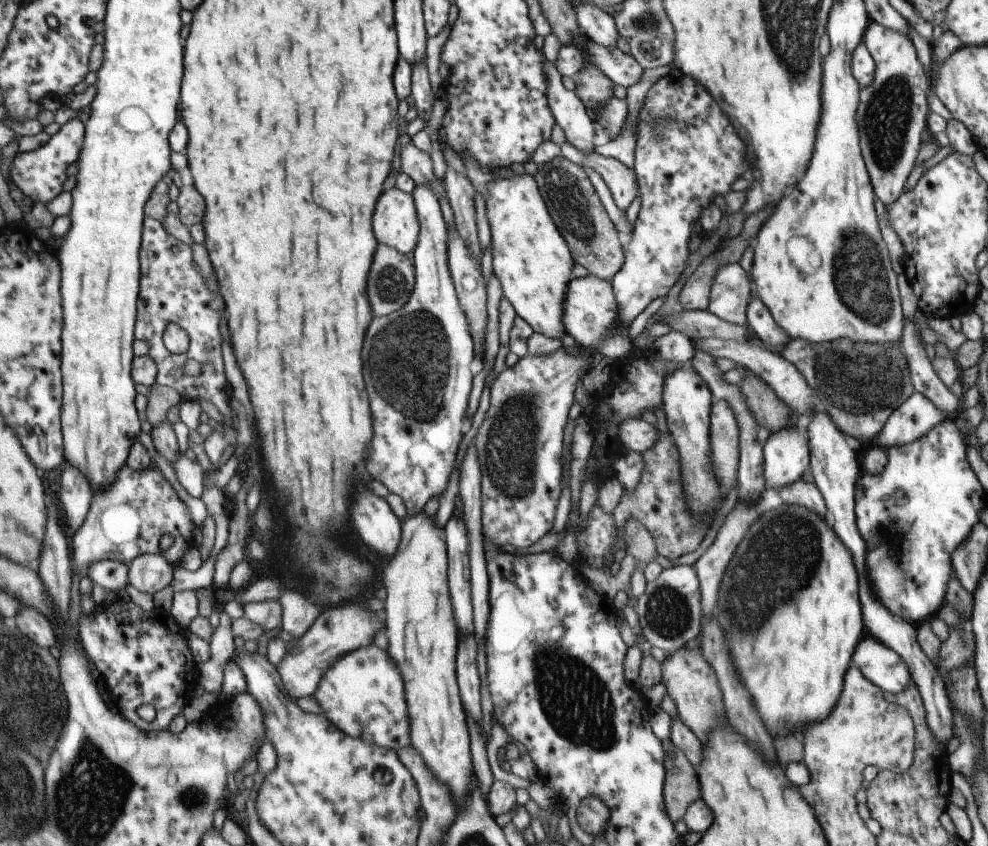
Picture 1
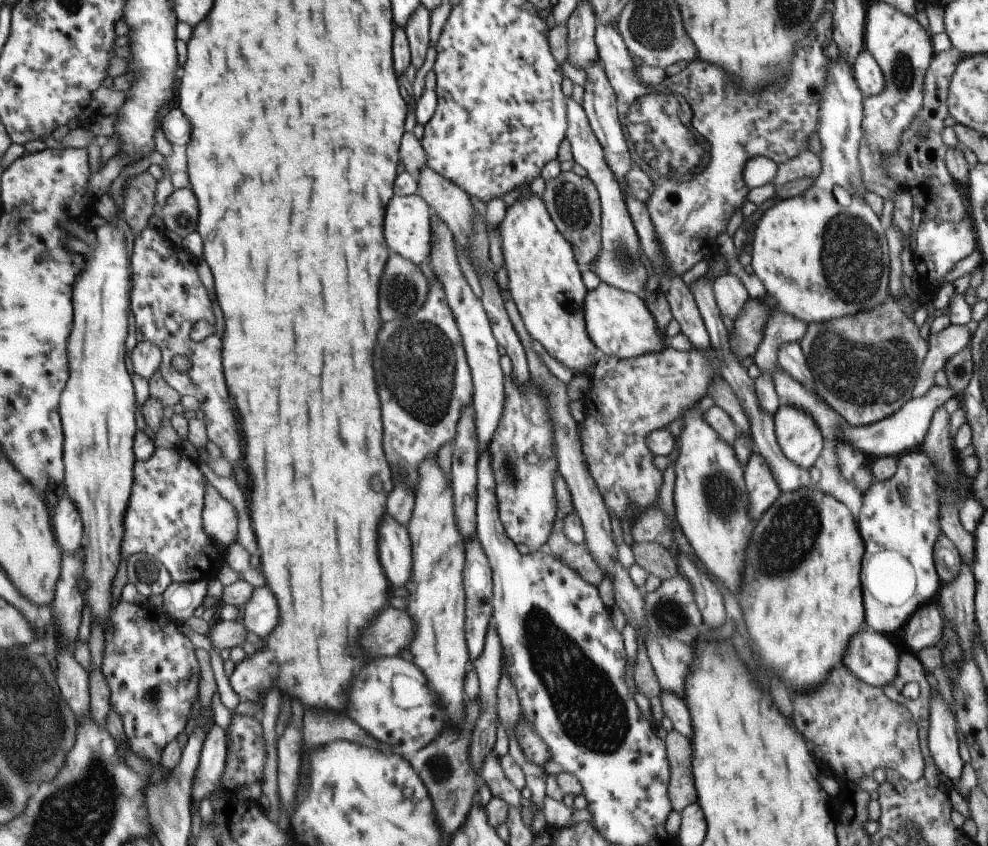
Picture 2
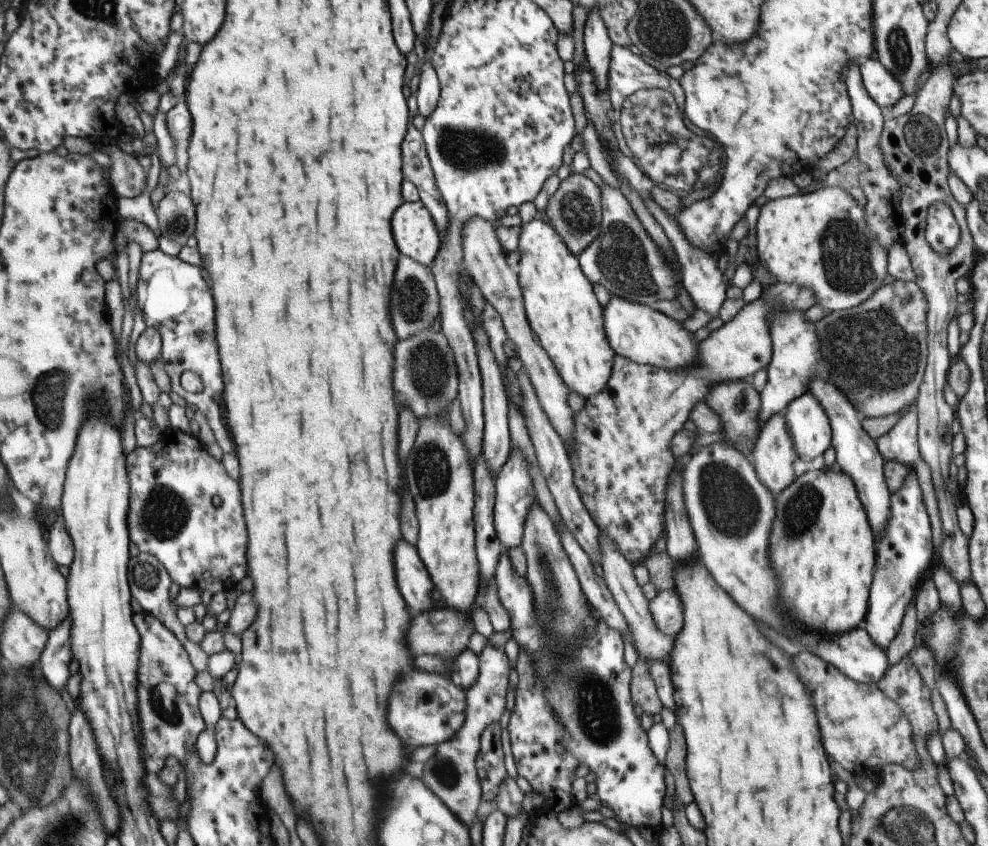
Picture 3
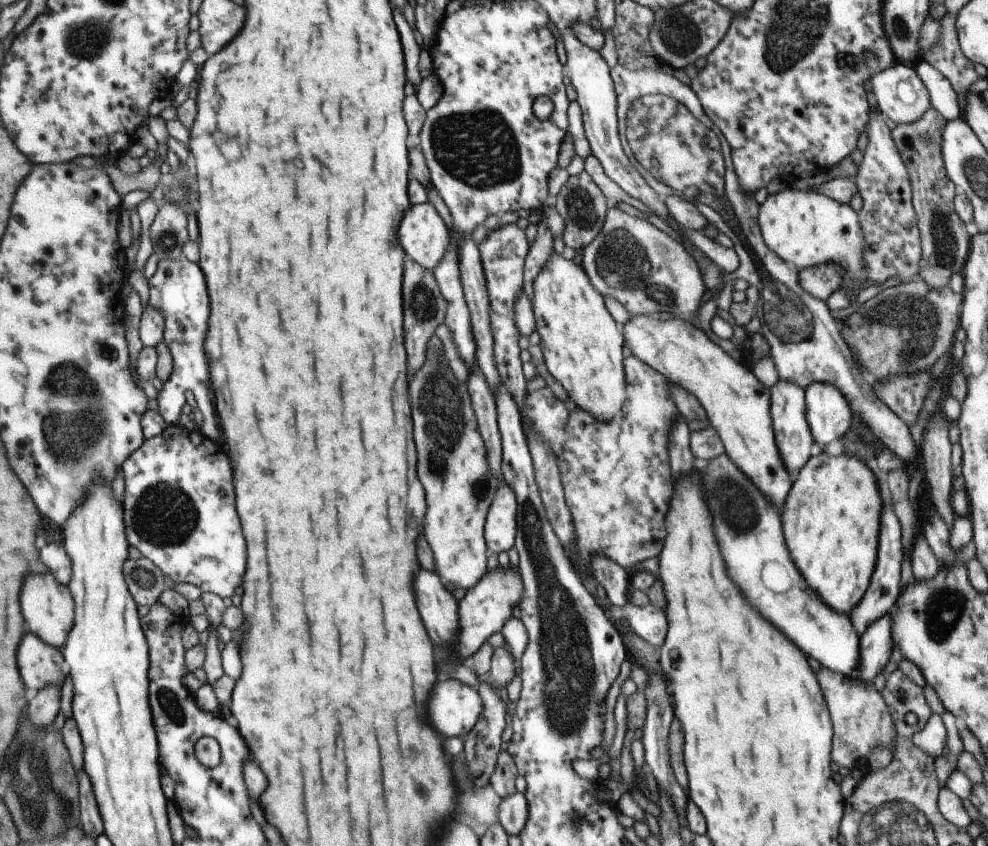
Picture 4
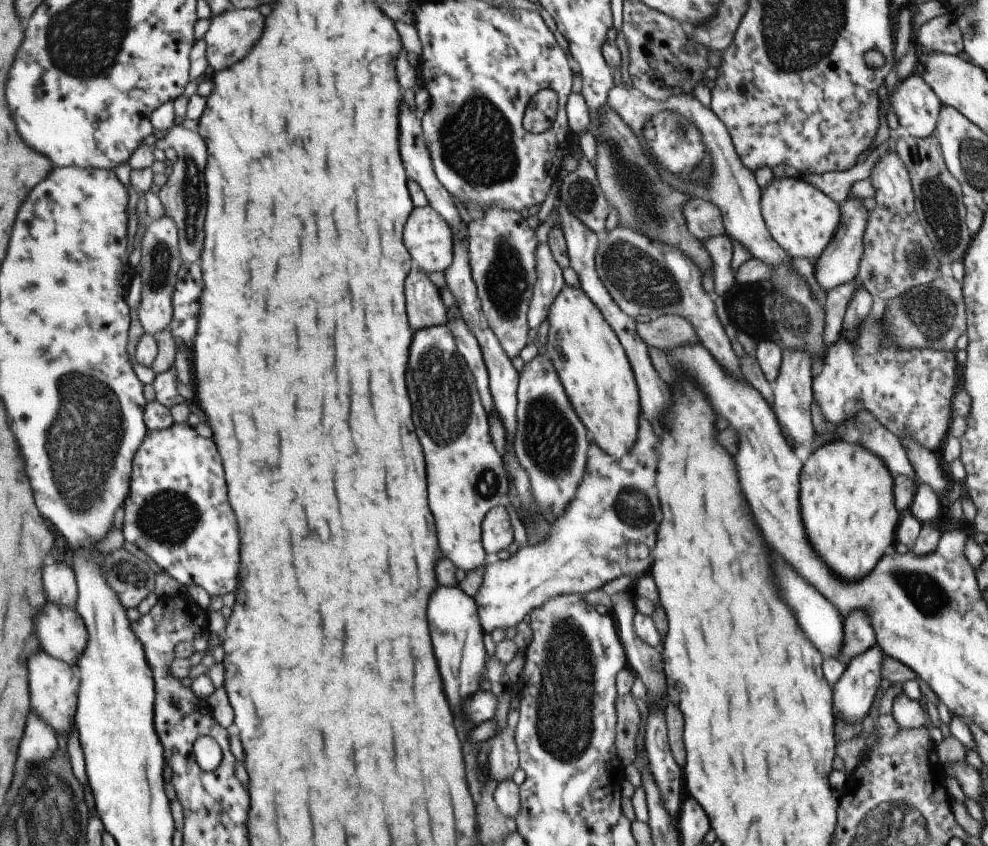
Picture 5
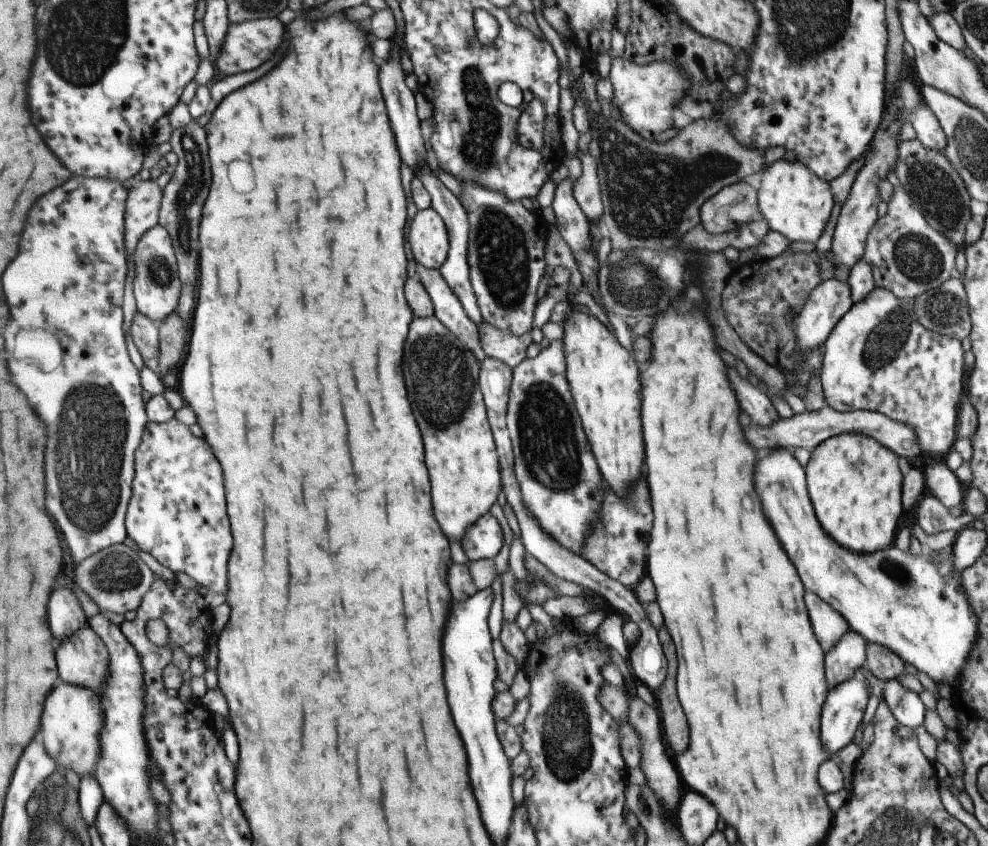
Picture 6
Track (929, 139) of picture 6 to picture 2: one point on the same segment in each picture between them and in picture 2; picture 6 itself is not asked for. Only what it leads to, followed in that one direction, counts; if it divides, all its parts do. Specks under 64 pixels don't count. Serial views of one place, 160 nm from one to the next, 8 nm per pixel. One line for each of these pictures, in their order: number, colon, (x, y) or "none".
2: (867, 74)
3: (884, 89)
4: (901, 96)
5: (913, 105)

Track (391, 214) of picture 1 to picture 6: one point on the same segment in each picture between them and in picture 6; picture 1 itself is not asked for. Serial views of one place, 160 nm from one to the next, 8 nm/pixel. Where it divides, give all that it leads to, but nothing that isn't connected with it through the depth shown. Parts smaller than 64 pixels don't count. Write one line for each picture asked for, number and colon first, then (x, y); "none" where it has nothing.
2: (406, 228)
3: (415, 233)
4: (423, 236)
5: (428, 239)
6: (428, 241)

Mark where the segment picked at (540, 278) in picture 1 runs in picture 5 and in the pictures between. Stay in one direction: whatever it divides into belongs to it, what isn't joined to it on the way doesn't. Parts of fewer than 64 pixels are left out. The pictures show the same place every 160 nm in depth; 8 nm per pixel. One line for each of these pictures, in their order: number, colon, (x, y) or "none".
2: (544, 281)
3: (561, 309)
4: (582, 348)
5: (596, 376)

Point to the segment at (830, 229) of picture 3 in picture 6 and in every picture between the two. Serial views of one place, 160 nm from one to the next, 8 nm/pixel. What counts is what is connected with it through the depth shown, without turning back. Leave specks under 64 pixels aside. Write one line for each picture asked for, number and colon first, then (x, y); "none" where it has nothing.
4: (805, 228)
5: (800, 219)
6: (795, 202)

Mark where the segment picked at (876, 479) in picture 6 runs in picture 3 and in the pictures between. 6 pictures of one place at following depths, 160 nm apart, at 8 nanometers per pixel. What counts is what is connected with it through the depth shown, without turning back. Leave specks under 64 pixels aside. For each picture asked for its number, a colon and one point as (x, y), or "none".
3: (824, 562)
4: (831, 519)
5: (846, 495)

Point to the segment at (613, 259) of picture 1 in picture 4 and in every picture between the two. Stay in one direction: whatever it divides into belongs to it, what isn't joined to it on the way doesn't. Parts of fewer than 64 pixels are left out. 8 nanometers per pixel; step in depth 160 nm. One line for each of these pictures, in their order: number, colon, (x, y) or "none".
2: (572, 203)
3: (574, 211)
4: (581, 205)

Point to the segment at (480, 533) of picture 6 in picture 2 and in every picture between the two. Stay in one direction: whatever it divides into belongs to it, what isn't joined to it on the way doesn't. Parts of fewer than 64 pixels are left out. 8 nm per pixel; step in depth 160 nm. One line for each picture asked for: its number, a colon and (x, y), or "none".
2: (522, 459)
3: (513, 495)
4: (499, 525)
5: (496, 534)

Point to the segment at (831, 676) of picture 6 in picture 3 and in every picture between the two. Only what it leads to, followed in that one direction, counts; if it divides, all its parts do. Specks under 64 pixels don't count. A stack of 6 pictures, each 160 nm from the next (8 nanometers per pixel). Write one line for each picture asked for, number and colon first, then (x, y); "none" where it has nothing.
3: (856, 453)
4: (878, 600)
5: (858, 635)

